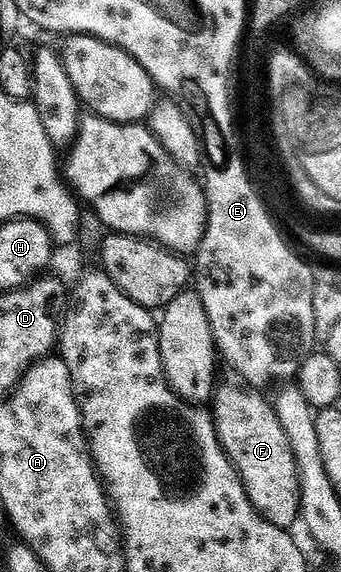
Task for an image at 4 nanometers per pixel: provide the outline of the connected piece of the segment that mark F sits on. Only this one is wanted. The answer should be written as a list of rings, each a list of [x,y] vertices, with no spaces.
[[[246,384],[240,386],[217,387],[212,399],[212,417],[214,427],[218,430],[218,439],[224,448],[224,452],[230,457],[230,462],[237,470],[242,486],[246,489],[246,495],[254,509],[280,529],[289,531],[293,522],[297,523],[300,518],[300,505],[302,502],[301,491],[298,488],[298,465],[294,460],[294,453],[288,444],[288,438],[284,436],[284,428],[280,428],[278,413],[273,405],[257,389]]]

